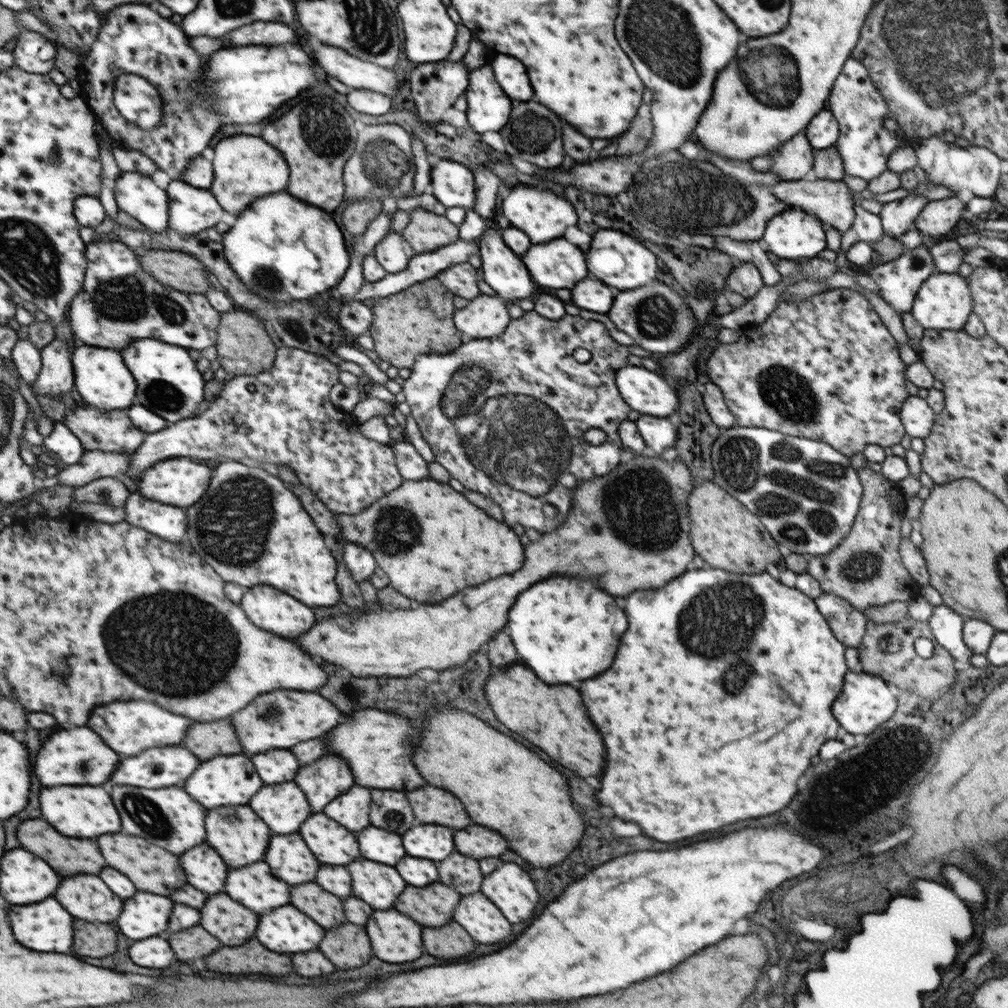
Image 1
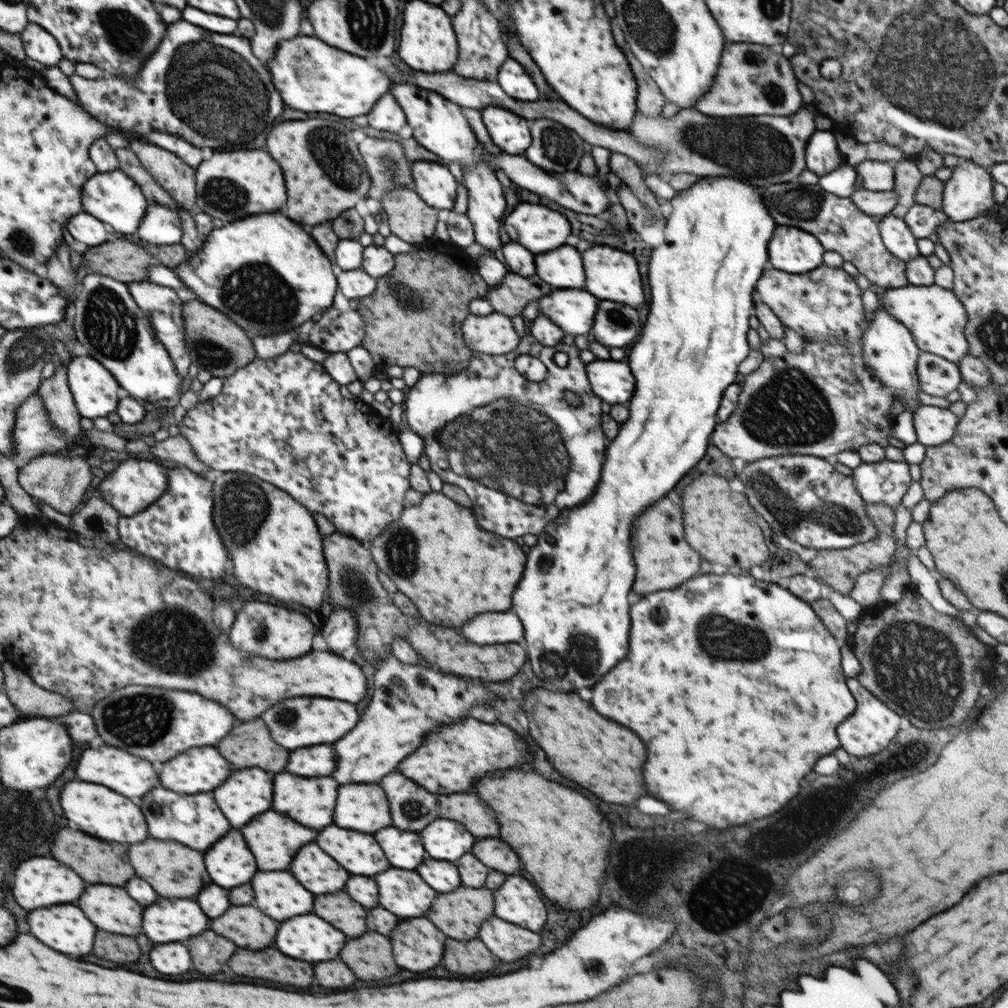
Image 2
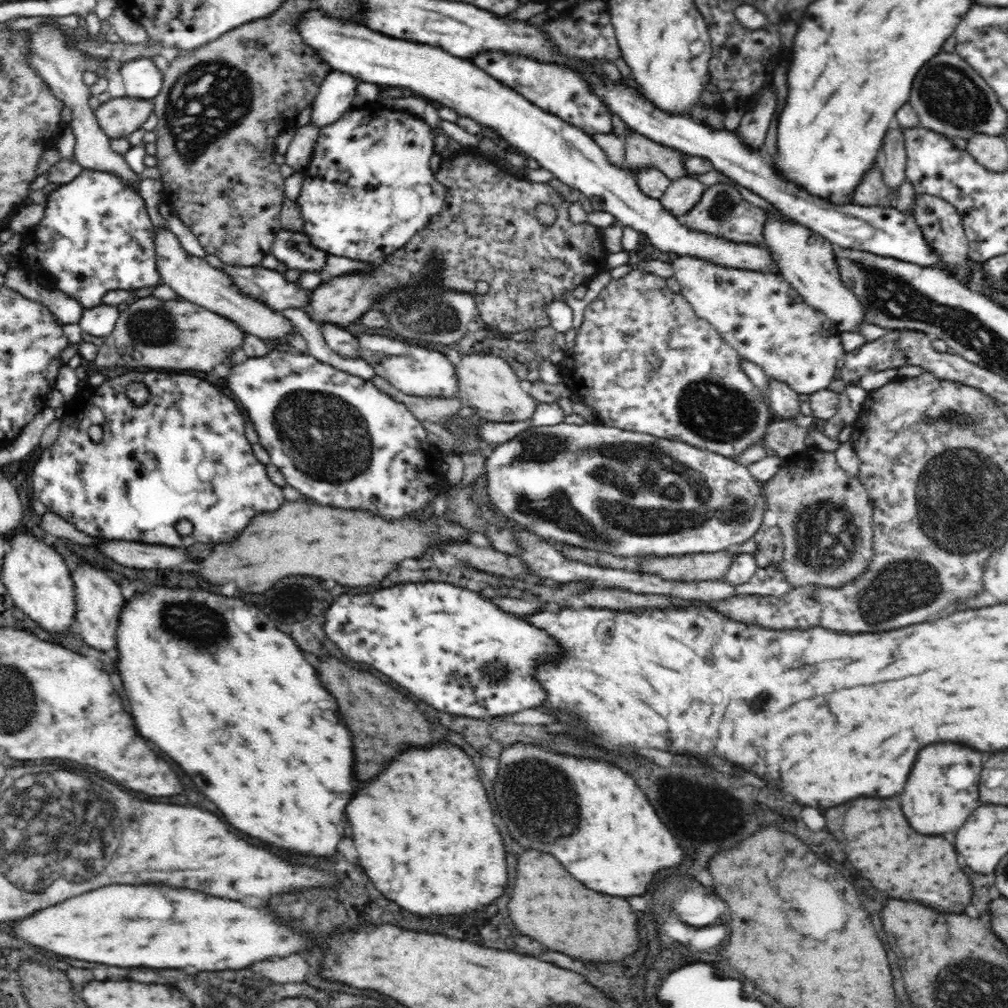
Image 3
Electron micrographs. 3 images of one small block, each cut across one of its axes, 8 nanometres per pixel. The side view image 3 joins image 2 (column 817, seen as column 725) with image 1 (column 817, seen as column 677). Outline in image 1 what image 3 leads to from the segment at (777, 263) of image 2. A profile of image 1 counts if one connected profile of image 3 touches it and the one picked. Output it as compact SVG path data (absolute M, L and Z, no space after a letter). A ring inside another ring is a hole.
M799 208L786 209L766 224L760 243L766 251L787 261L814 258L827 248L826 224Z

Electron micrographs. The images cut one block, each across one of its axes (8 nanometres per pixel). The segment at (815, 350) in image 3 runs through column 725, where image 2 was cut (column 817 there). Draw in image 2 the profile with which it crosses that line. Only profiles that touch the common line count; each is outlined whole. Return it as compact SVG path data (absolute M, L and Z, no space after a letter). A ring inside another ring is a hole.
M821 265L808 273L789 274L767 267L755 289L783 326L790 327L804 340L822 342L838 337L857 344L870 323L864 316L863 290L842 268Z

